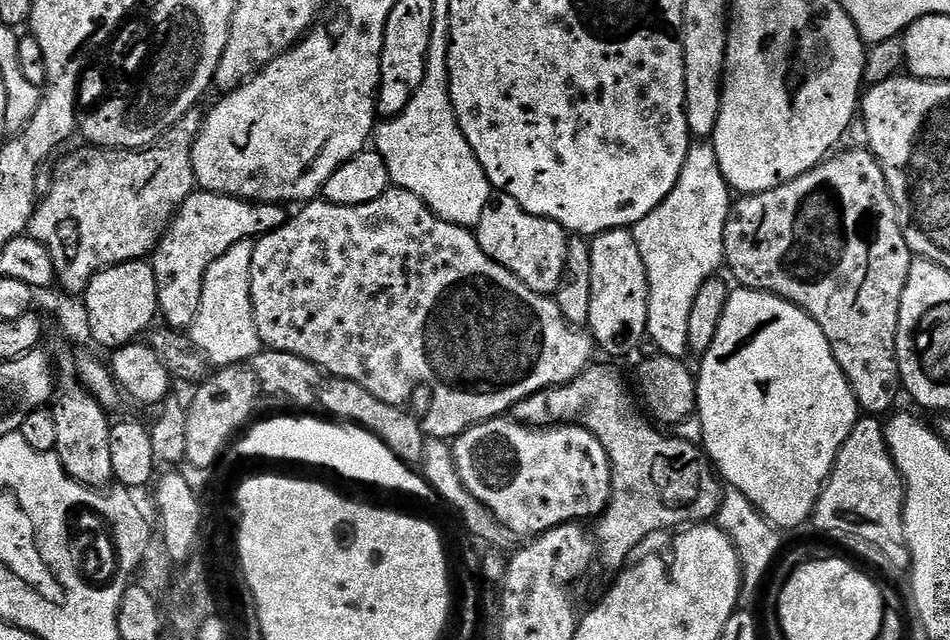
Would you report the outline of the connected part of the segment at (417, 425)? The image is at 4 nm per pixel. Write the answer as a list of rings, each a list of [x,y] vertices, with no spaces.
[[[325,379],[318,389],[318,404],[329,412],[325,412],[329,417],[374,433],[391,448],[393,454],[405,462],[419,461],[424,455],[426,433],[423,423],[411,411],[390,406],[382,402],[382,398],[374,398],[370,390],[358,386],[353,380]]]

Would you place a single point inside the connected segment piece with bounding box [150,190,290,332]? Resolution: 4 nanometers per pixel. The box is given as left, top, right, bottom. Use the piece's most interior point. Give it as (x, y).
(207, 225)

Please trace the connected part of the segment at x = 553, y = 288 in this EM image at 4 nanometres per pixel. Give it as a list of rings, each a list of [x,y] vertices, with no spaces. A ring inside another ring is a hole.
[[[507,198],[498,200],[489,203],[476,225],[476,241],[491,260],[510,270],[530,290],[545,294],[559,292],[566,270],[569,233],[558,222],[522,210],[518,202]]]

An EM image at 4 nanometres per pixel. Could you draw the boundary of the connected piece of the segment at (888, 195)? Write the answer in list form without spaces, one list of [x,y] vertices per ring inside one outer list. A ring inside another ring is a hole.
[[[863,151],[848,152],[844,160],[817,166],[774,192],[745,195],[741,199],[744,201],[735,205],[734,215],[728,221],[724,258],[736,275],[737,285],[781,296],[813,316],[832,341],[836,359],[852,381],[861,409],[881,414],[895,402],[902,383],[896,339],[900,329],[900,303],[911,276],[914,255],[904,237],[896,213],[897,201],[888,188],[884,168],[871,151]]]

